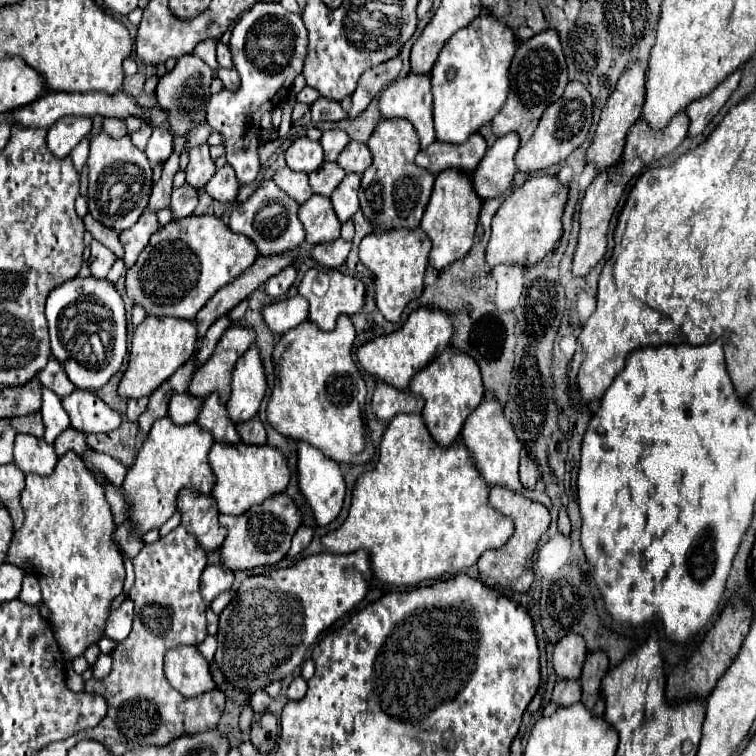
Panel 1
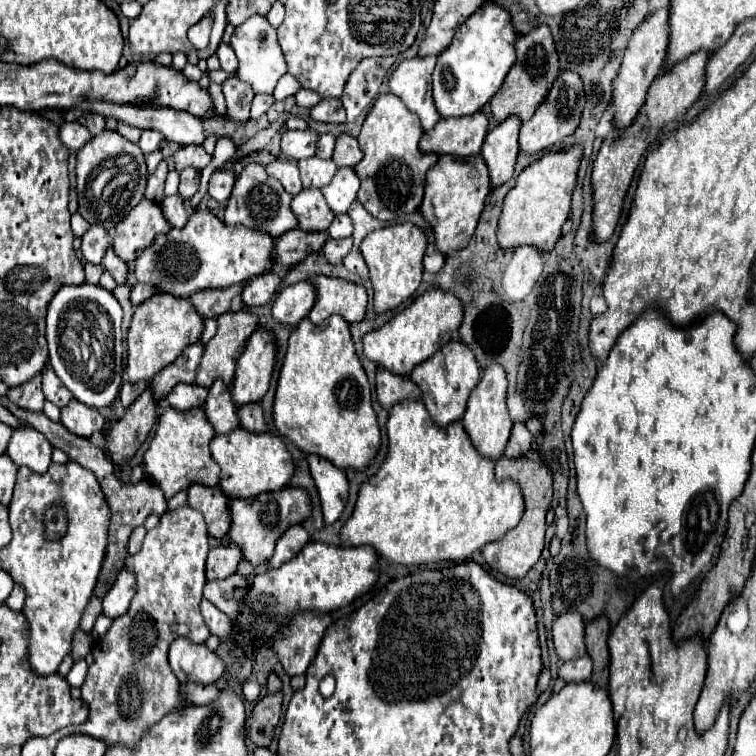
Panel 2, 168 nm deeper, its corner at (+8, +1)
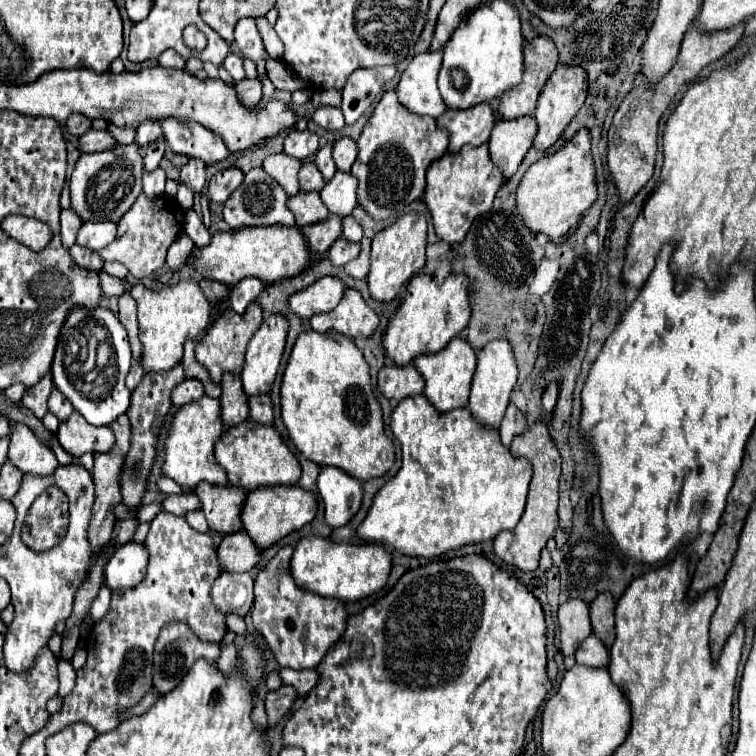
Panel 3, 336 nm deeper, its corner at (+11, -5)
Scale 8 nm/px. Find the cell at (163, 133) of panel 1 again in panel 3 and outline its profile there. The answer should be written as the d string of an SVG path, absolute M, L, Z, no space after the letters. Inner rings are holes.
M148 120L148 124L140 124L140 128L136 128L136 142L140 146L148 146L150 142L160 138L162 138L160 120Z

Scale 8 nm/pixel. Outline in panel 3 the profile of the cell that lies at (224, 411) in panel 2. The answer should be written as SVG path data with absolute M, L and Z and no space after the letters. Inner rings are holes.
M228 372L222 378L222 420L226 426L236 426L248 420L248 396L240 384L240 376L228 376Z

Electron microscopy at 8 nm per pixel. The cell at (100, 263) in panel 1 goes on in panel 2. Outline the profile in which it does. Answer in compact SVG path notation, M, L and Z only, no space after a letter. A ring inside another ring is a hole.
M91 226L85 236L81 238L81 252L83 252L83 258L91 264L99 264L105 256L105 250L109 246L109 236L107 236L107 230L103 226Z

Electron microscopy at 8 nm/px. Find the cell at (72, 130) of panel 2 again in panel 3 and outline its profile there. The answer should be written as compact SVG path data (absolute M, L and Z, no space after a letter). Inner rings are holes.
M90 128L82 138L80 138L80 150L82 152L104 152L116 148L118 142L108 130L94 130Z

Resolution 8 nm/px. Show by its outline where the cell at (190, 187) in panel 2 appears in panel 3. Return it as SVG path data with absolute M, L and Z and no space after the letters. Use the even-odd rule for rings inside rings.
M190 158L180 170L180 182L186 184L194 194L198 194L206 184L206 164L204 164L204 160Z

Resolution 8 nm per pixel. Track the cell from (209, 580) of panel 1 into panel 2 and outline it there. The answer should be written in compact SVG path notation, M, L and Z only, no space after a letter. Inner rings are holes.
M221 544L219 548L213 548L213 550L209 552L205 576L207 576L207 580L229 578L231 574L237 572L237 564L239 564L239 562L241 562L239 546Z

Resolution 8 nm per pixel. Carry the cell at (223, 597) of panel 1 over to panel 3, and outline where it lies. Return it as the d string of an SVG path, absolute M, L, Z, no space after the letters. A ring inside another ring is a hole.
M224 572L214 588L212 588L212 602L216 604L218 610L222 610L224 614L240 614L240 616L246 616L246 612L252 608L252 602L254 602L254 580L250 578L248 572L244 574L238 574L238 572Z

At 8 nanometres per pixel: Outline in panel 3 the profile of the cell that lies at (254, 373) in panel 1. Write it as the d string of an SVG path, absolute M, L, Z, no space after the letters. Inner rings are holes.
M270 314L250 338L246 350L246 364L240 374L244 392L248 396L270 392L284 354L286 336L288 318L282 314Z

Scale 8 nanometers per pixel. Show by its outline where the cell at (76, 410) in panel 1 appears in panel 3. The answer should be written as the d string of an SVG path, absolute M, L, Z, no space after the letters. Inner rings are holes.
M76 410L66 422L60 424L56 436L60 446L72 456L82 456L86 452L108 452L114 446L114 434L108 426L96 428Z

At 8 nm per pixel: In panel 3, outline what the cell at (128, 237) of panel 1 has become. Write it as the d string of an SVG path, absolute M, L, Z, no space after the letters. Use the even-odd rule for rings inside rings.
M140 194L136 198L134 206L120 218L116 240L112 244L108 244L108 248L102 248L98 254L104 260L122 262L128 268L128 272L138 280L152 276L158 268L164 266L166 252L182 230L176 220L176 208L168 200L170 200L170 196L146 198L144 194Z

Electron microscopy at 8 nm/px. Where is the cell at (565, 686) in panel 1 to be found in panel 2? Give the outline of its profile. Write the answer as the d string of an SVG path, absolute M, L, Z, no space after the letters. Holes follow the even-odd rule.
M583 656L583 658L577 658L573 662L567 662L559 668L559 678L563 678L563 682L567 684L579 684L583 680L589 680L591 676L591 660L589 656Z

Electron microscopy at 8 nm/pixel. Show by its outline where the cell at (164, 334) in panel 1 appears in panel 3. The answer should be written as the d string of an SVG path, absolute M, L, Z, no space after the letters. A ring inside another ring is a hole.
M100 270L100 284L105 296L119 297L124 292L128 292L136 304L138 304L138 326L140 326L140 342L144 346L144 356L142 356L142 366L146 372L158 372L158 370L168 370L180 364L182 360L182 346L186 338L196 336L200 330L204 330L210 324L210 304L200 292L200 286L196 280L180 280L172 286L164 286L160 290L146 288L144 284L126 284L120 278L114 278Z

